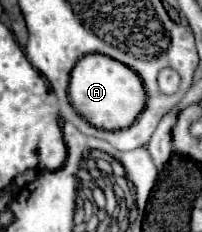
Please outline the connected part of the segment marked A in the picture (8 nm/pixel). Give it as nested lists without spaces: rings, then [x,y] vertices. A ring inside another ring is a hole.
[[[89,54],[71,70],[69,102],[79,115],[101,130],[121,130],[135,122],[145,104],[145,90],[139,76],[125,64],[107,56]]]

